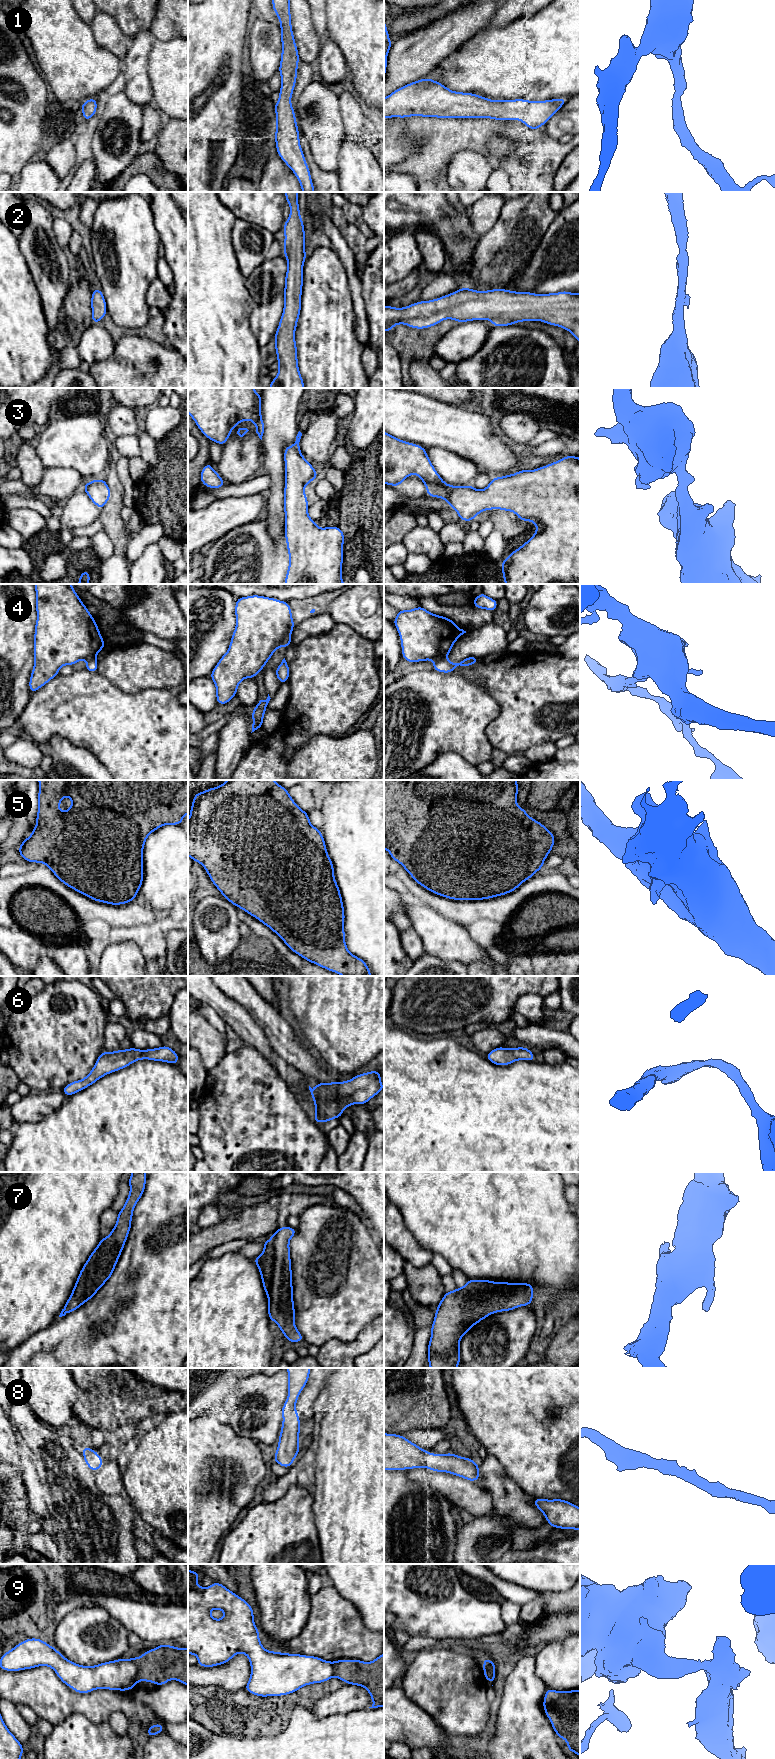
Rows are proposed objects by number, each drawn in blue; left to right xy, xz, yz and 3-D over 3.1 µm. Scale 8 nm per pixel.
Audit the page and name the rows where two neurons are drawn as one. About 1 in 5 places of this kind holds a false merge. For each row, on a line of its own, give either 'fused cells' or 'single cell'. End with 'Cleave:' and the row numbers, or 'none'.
1: single cell
2: single cell
3: single cell
4: fused cells
5: single cell
6: single cell
7: single cell
8: single cell
9: fused cells
Cleave: 4, 9

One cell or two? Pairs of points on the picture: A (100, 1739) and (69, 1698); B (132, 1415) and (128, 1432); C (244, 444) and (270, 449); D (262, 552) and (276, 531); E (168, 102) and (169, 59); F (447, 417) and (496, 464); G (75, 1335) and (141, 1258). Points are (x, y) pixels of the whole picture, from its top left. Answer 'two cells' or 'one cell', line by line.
A: two cells
B: two cells
C: two cells
D: two cells
E: one cell
F: one cell
G: one cell

